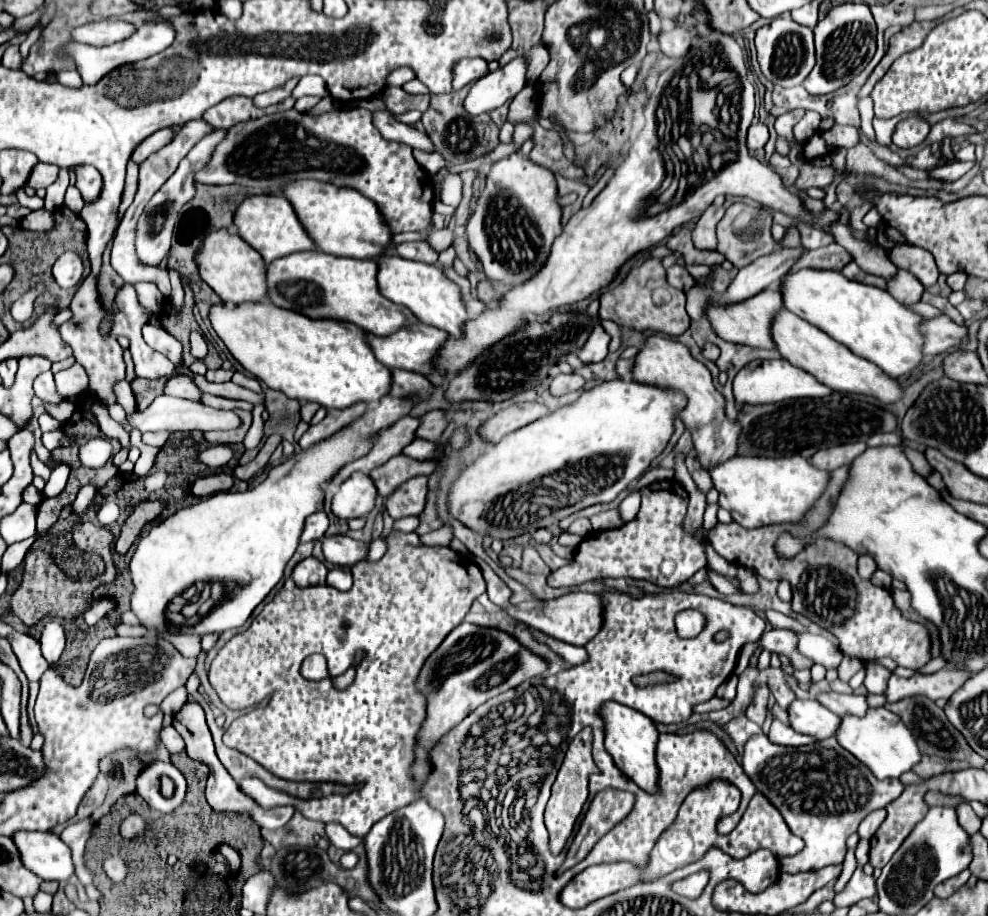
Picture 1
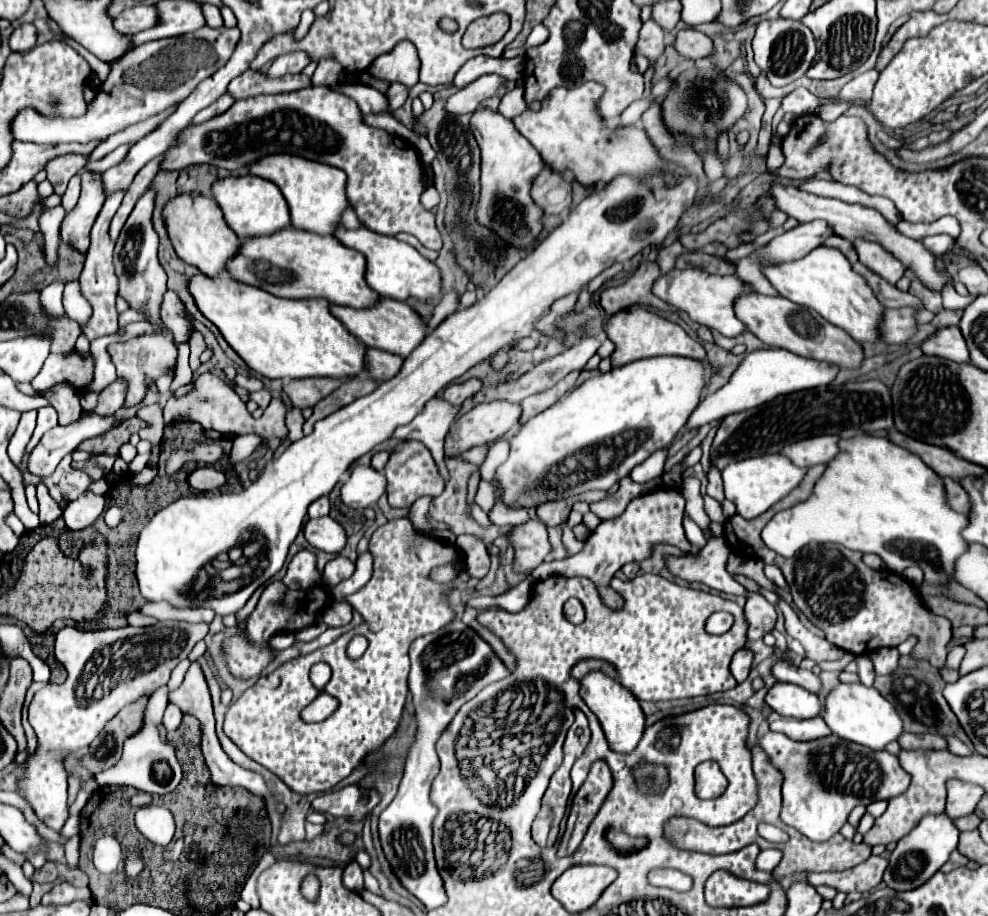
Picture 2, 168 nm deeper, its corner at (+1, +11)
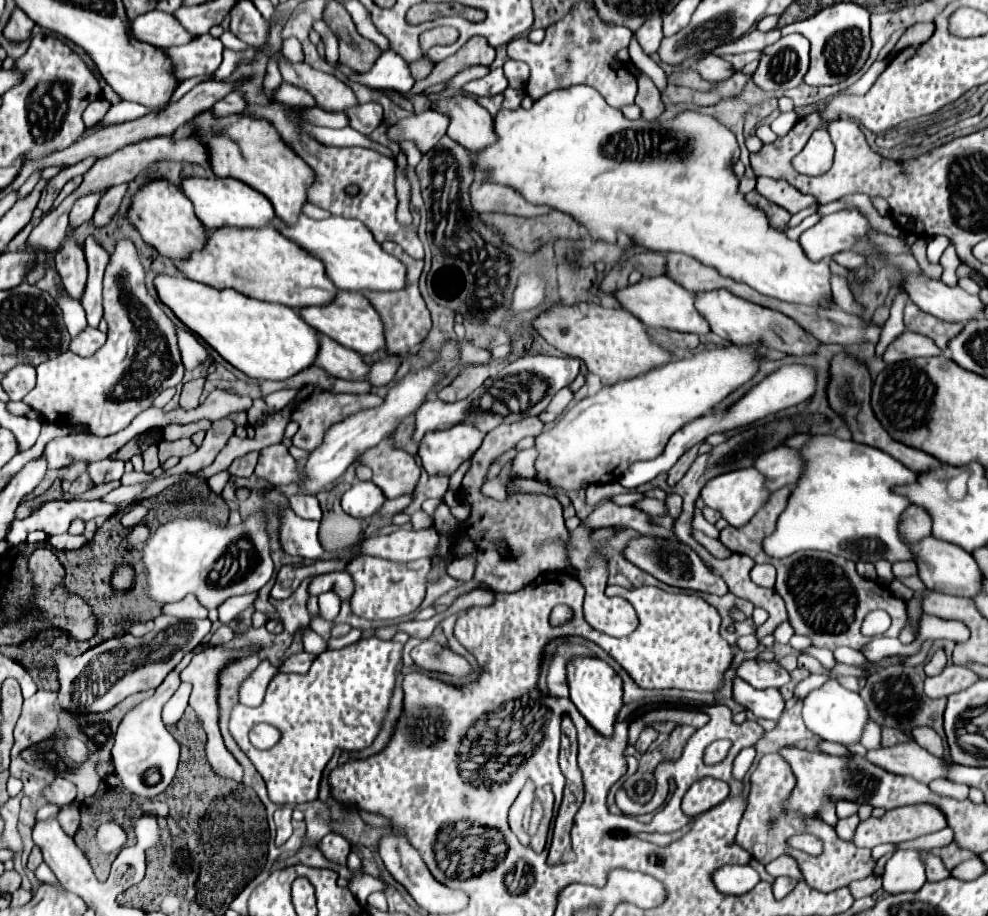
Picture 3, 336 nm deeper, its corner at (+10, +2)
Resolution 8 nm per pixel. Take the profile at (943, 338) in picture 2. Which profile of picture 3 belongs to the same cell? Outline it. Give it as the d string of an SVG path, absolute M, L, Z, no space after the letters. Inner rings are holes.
M905 331L887 347L883 359L885 363L897 363L905 359L935 357L935 355L943 355L943 349L939 349L933 339L913 333L913 331Z

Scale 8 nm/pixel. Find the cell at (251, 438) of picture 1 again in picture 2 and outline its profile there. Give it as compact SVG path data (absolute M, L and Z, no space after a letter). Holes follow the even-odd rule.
M246 434L246 436L236 436L234 444L232 444L232 452L230 452L230 464L236 466L238 462L246 460L260 444L262 440L254 434Z

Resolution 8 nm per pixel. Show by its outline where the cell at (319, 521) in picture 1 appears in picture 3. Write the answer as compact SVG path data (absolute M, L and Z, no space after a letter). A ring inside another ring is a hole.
M293 495L291 497L291 509L303 517L303 519L313 519L319 521L321 519L321 507L317 497L309 497L309 495Z

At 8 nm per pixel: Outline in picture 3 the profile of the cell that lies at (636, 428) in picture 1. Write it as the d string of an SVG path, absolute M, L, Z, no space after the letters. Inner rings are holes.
M725 347L725 349L711 349L701 351L689 359L669 361L653 371L637 375L627 381L619 381L611 387L603 387L599 393L589 395L569 407L565 413L559 415L557 421L543 433L535 437L535 479L539 483L547 483L553 489L563 491L579 491L587 485L601 485L601 483L615 483L621 475L635 463L645 459L655 459L657 453L663 451L669 437L685 423L709 413L717 403L721 403L731 391L739 385L749 381L757 371L755 357L759 353L757 347Z

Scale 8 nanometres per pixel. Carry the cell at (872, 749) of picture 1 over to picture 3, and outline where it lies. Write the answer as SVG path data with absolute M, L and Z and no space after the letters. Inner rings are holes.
M829 679L823 687L811 691L805 697L803 721L805 721L807 729L811 729L817 737L851 747L851 745L861 741L863 729L869 721L869 711L867 711L865 701L859 697L859 693L853 693L853 691L841 687L835 679Z

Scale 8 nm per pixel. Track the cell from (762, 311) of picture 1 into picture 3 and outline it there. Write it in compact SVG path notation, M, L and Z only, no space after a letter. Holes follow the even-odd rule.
M667 275L641 279L639 283L617 291L617 299L621 301L621 305L627 311L631 311L633 315L637 315L647 327L655 327L655 329L665 327L665 329L673 329L673 331L681 331L681 333L707 335L707 333L711 333L711 327L709 327L707 319L695 309L695 295L697 295L695 291L685 289L683 285L679 285L677 281L673 281Z

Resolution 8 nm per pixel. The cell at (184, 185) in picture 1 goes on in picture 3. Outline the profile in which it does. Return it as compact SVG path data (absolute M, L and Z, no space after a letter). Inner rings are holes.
M131 239L117 241L103 279L103 309L109 325L107 343L91 357L79 357L71 351L57 355L37 367L37 385L25 395L25 403L43 415L45 421L61 425L83 423L95 435L113 435L125 429L141 411L149 409L153 399L167 387L175 387L183 379L183 363L177 349L175 327L163 313L157 299L147 291L145 269L139 261L137 247Z

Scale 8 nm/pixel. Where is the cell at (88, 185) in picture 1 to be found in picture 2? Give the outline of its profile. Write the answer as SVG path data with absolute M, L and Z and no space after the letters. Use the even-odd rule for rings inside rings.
M84 170L80 176L82 176L82 194L78 198L78 204L64 216L60 226L60 238L68 242L72 248L76 248L80 254L86 254L90 246L92 224L98 212L102 210L106 196L102 190L100 174Z

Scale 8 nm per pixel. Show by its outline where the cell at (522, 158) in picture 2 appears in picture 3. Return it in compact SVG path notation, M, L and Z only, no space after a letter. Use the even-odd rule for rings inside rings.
M453 97L441 101L435 109L451 115L447 133L453 141L463 145L471 157L477 157L481 151L485 151L485 147L499 139L491 113L477 105L471 97Z

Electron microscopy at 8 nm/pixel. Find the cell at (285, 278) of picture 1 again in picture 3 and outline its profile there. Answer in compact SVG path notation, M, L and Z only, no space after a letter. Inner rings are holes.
M275 225L263 227L261 231L229 231L229 227L225 227L225 231L213 231L209 243L197 251L197 255L191 255L187 263L179 263L177 267L189 279L209 287L231 287L247 297L293 309L329 305L339 291L327 275L325 265L295 241L281 235Z

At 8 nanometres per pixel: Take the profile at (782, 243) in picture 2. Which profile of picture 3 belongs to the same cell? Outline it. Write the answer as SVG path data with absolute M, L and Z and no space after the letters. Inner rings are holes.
M855 209L839 211L839 213L833 213L833 215L821 217L821 221L817 225L807 229L799 237L799 245L811 261L821 261L825 257L835 255L837 251L847 251L853 245L853 235L867 235L867 219Z

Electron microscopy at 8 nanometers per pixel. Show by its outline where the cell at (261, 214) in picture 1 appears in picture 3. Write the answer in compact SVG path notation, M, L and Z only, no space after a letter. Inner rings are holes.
M189 177L183 181L181 185L183 193L191 199L191 203L195 205L195 213L201 219L201 223L215 231L221 227L249 227L249 229L257 229L257 227L265 227L275 211L271 207L271 201L261 195L259 191L251 189L249 185L237 181L237 179L197 179L197 177Z

